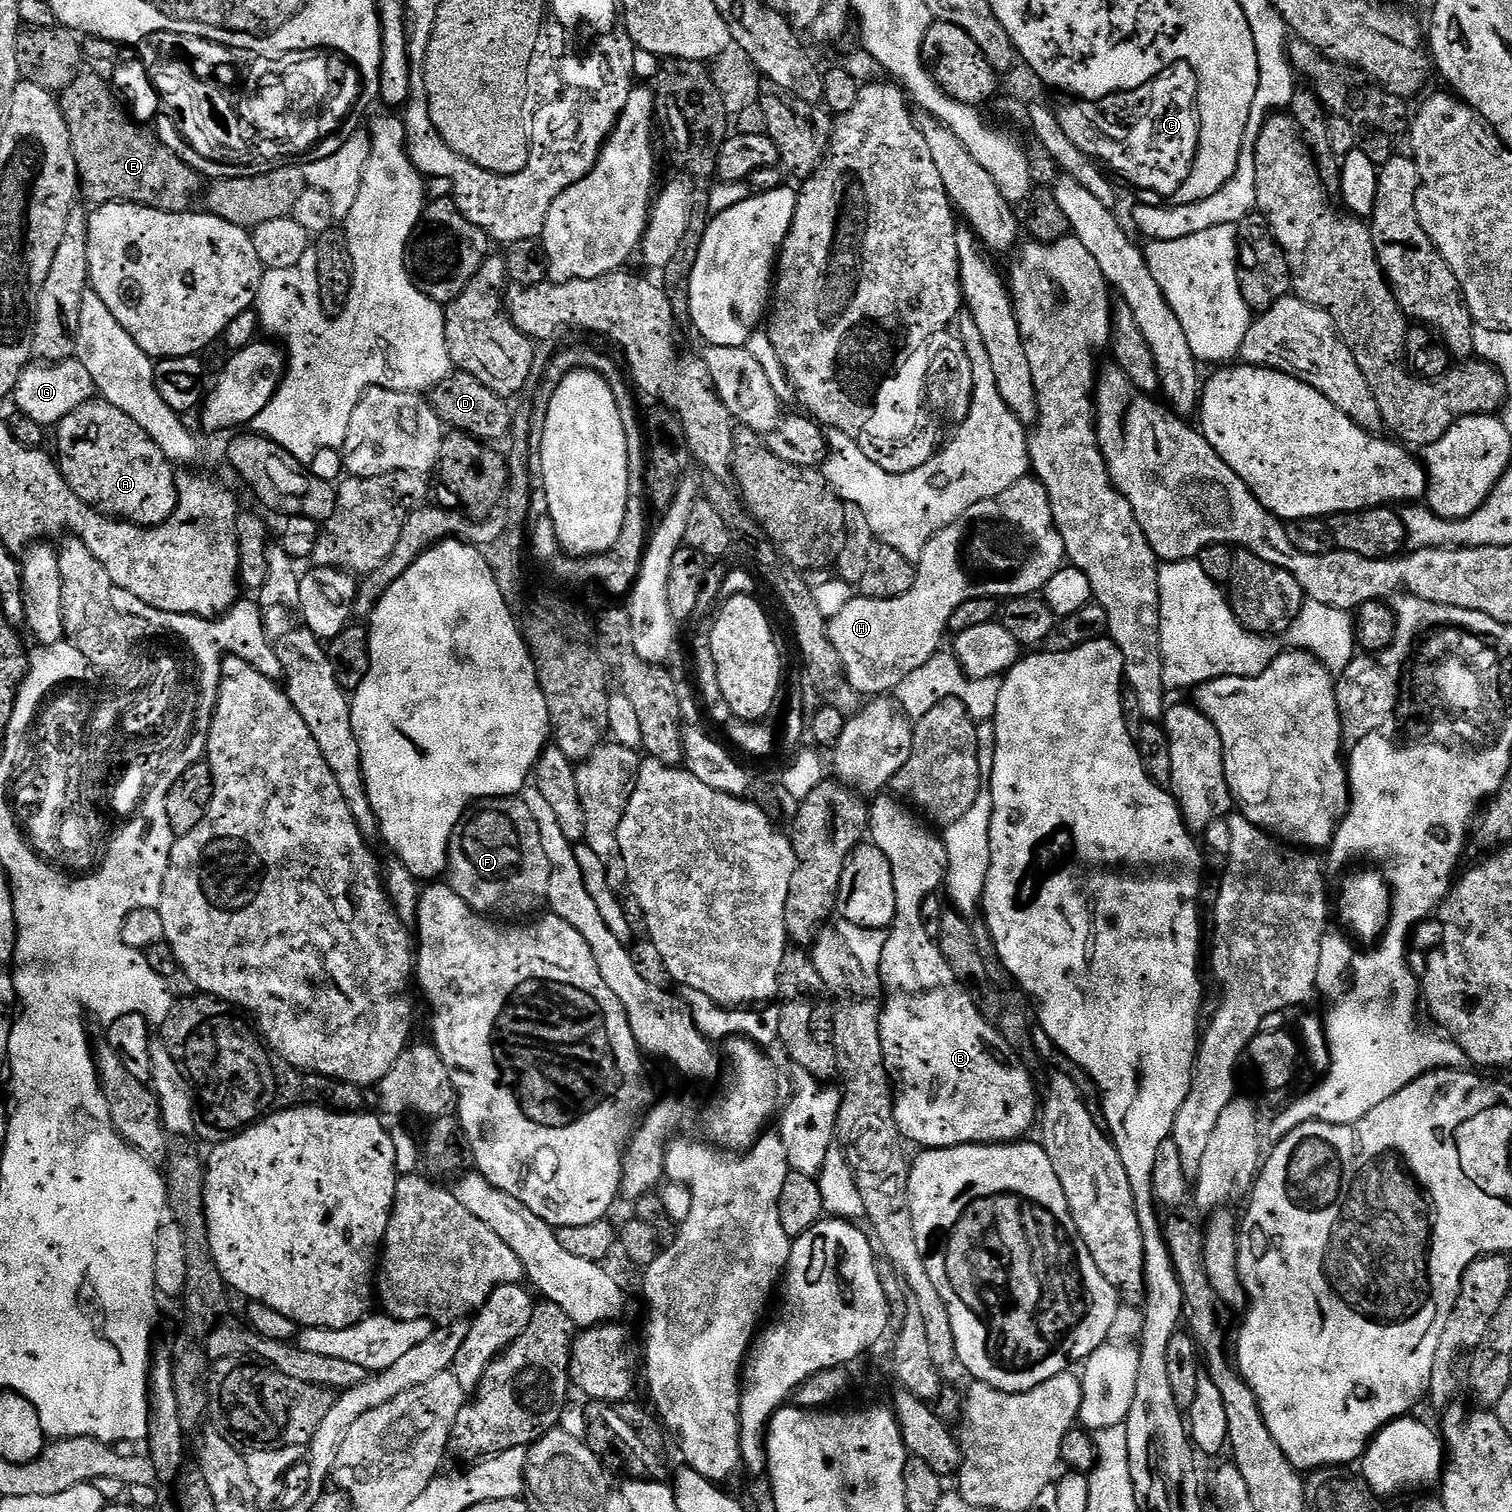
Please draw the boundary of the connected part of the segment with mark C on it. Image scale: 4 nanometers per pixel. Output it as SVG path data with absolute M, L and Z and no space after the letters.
M1185 63L1172 64L1150 82L1138 86L1132 92L1123 93L1125 106L1132 108L1132 141L1128 144L1128 152L1123 152L1120 148L1113 152L1108 149L1108 140L1116 140L1120 136L1116 129L1120 120L1128 116L1126 109L1116 108L1121 100L1119 95L1108 97L1107 107L1112 107L1109 112L1103 112L1100 109L1103 107L1096 102L1073 103L1073 118L1084 119L1080 124L1080 132L1085 140L1079 141L1080 148L1093 160L1107 165L1113 173L1116 171L1115 183L1123 191L1125 188L1126 191L1133 192L1137 201L1167 205L1174 194L1182 190L1182 182L1190 178L1196 157L1196 147L1200 141L1200 122L1196 114L1197 94L1196 71Z

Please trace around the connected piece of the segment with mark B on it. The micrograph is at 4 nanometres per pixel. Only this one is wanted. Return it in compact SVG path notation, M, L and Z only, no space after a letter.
M877 795L868 805L871 843L886 854L886 862L890 862L890 870L894 874L896 913L891 928L887 929L888 941L878 975L885 998L884 1015L880 1018L882 1050L889 1073L894 1074L898 1081L899 1095L894 1100L896 1124L905 1141L912 1143L913 1140L924 1150L963 1144L1016 1142L1027 1137L1024 1135L1038 1120L1036 1088L1032 1085L1034 1076L1012 1052L997 1025L980 1011L972 993L960 983L954 970L950 970L950 962L946 962L939 943L926 930L924 903L928 896L941 891L948 868L944 841L931 830L911 807L905 806L895 795Z

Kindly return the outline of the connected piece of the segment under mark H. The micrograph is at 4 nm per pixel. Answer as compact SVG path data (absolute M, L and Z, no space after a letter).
M1025 478L1014 482L1010 490L1002 490L1002 494L968 507L950 526L930 538L919 558L914 586L910 586L906 594L885 600L871 600L869 596L857 595L842 607L840 614L831 617L828 636L834 642L834 650L838 650L850 686L854 686L861 697L892 694L910 681L910 674L918 666L926 666L926 662L941 651L943 644L940 643L946 637L950 618L962 602L983 596L1015 598L1043 593L1050 578L1054 578L1056 571L1065 564L1062 534L1054 522L1046 486L1035 478Z

